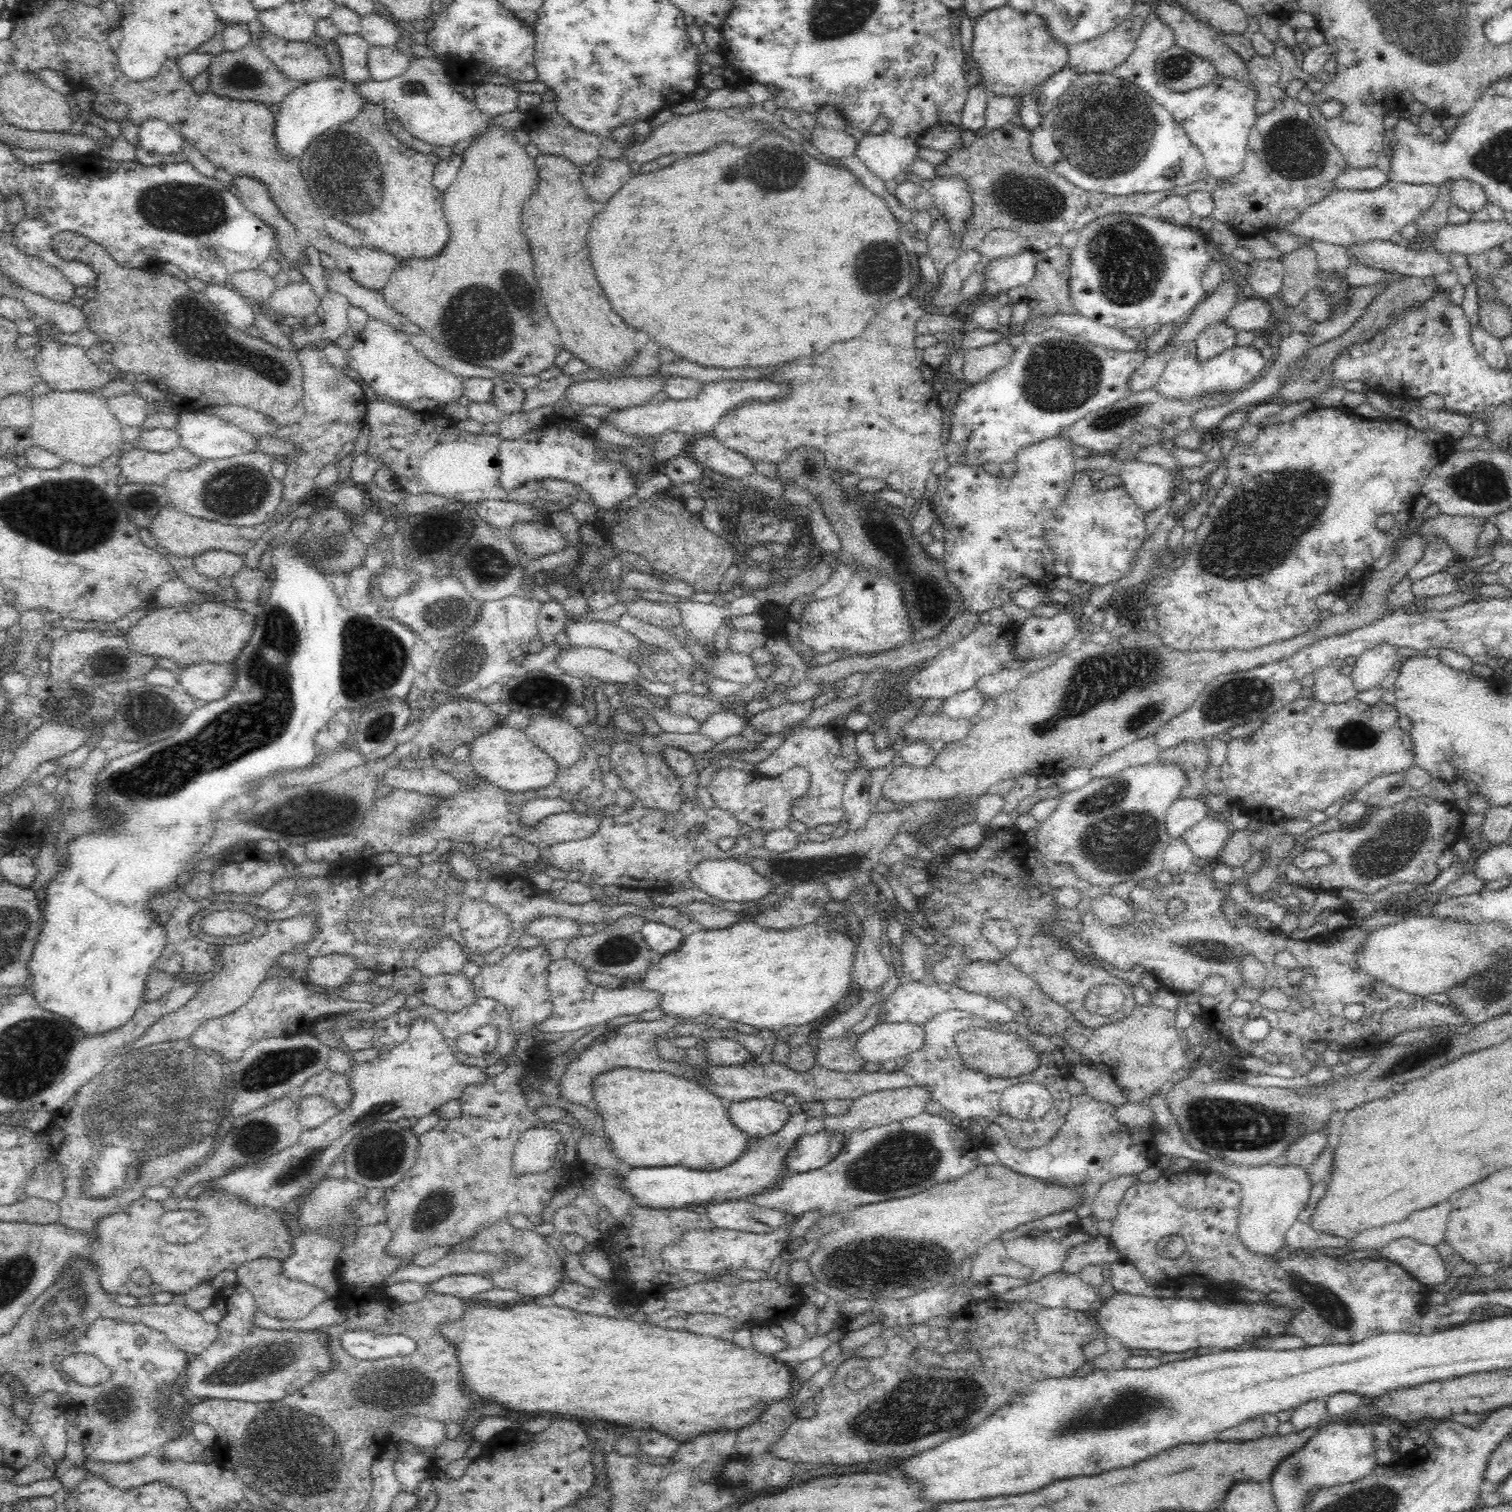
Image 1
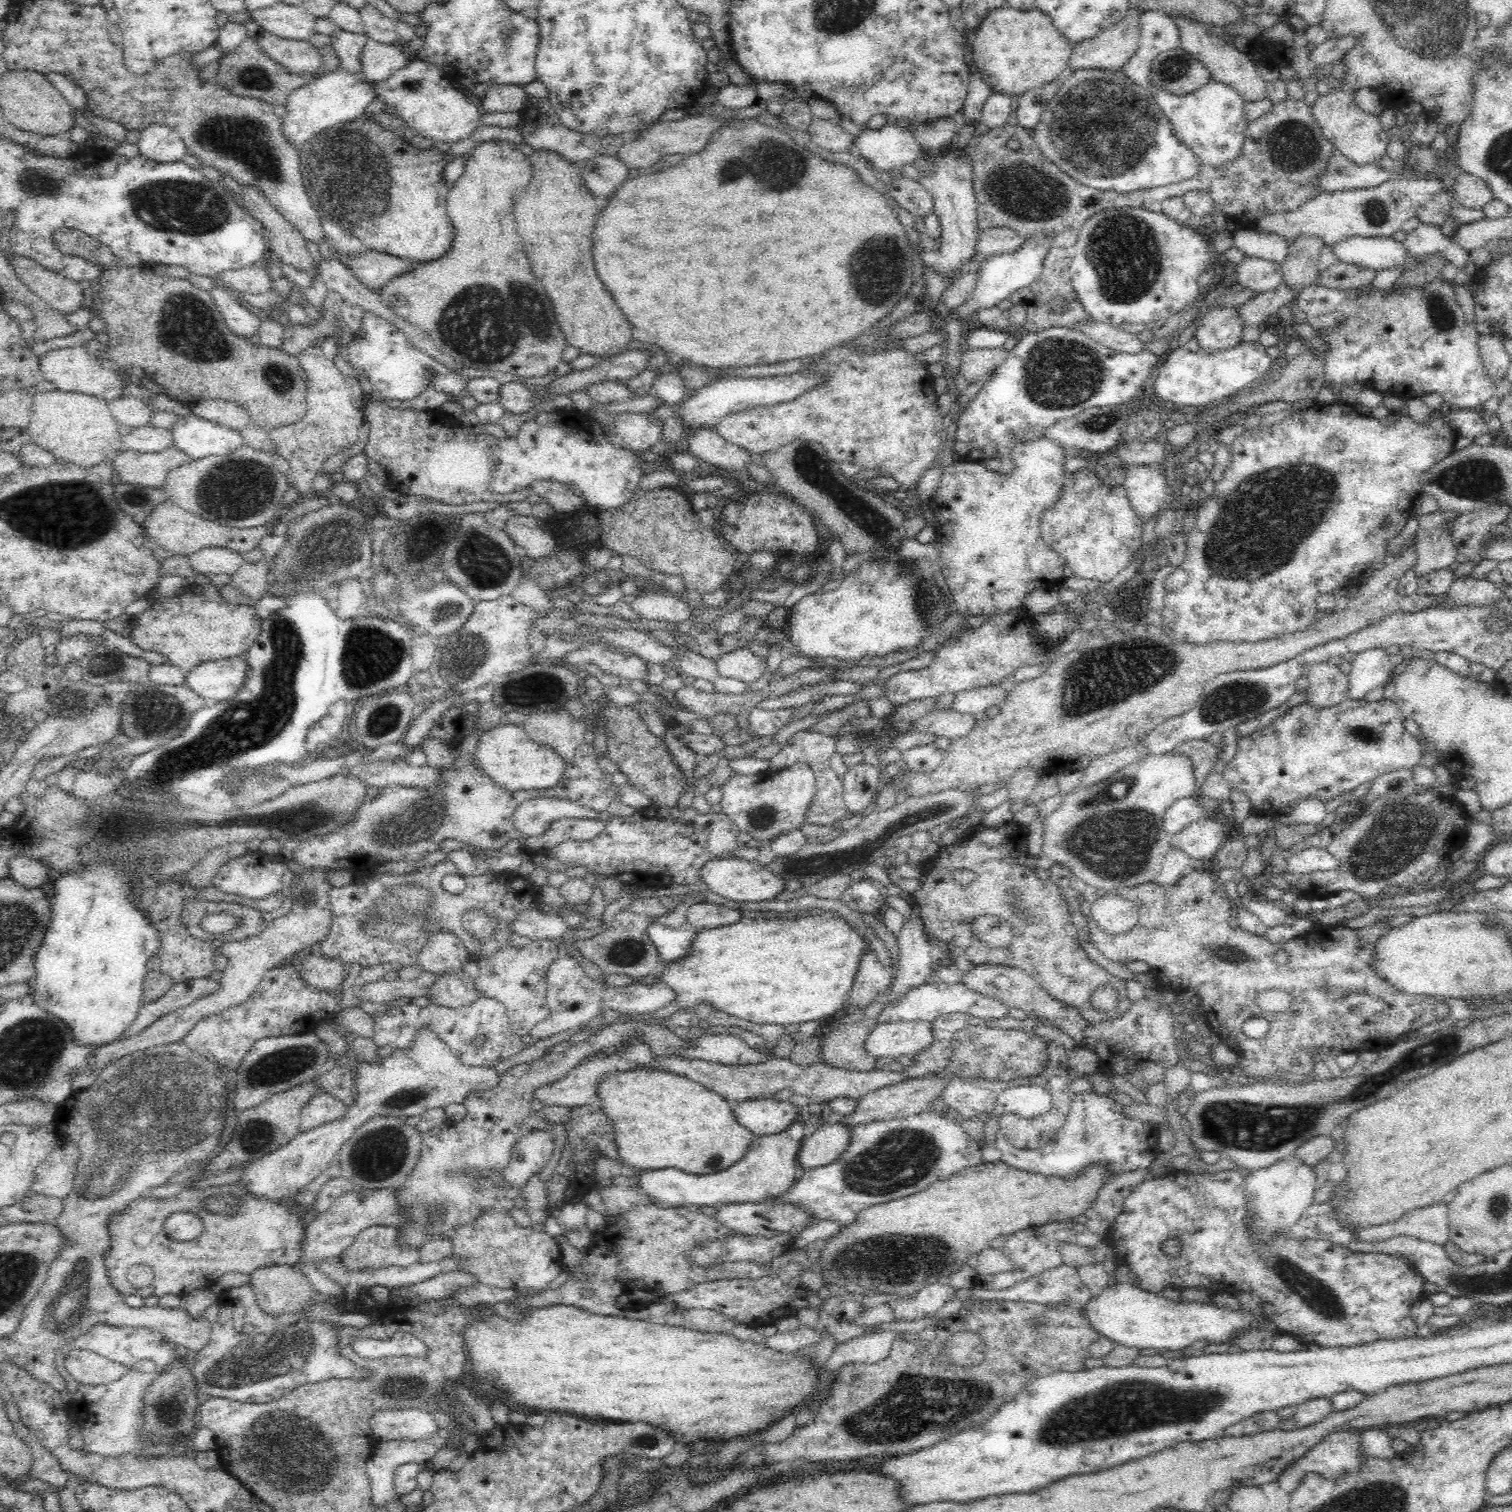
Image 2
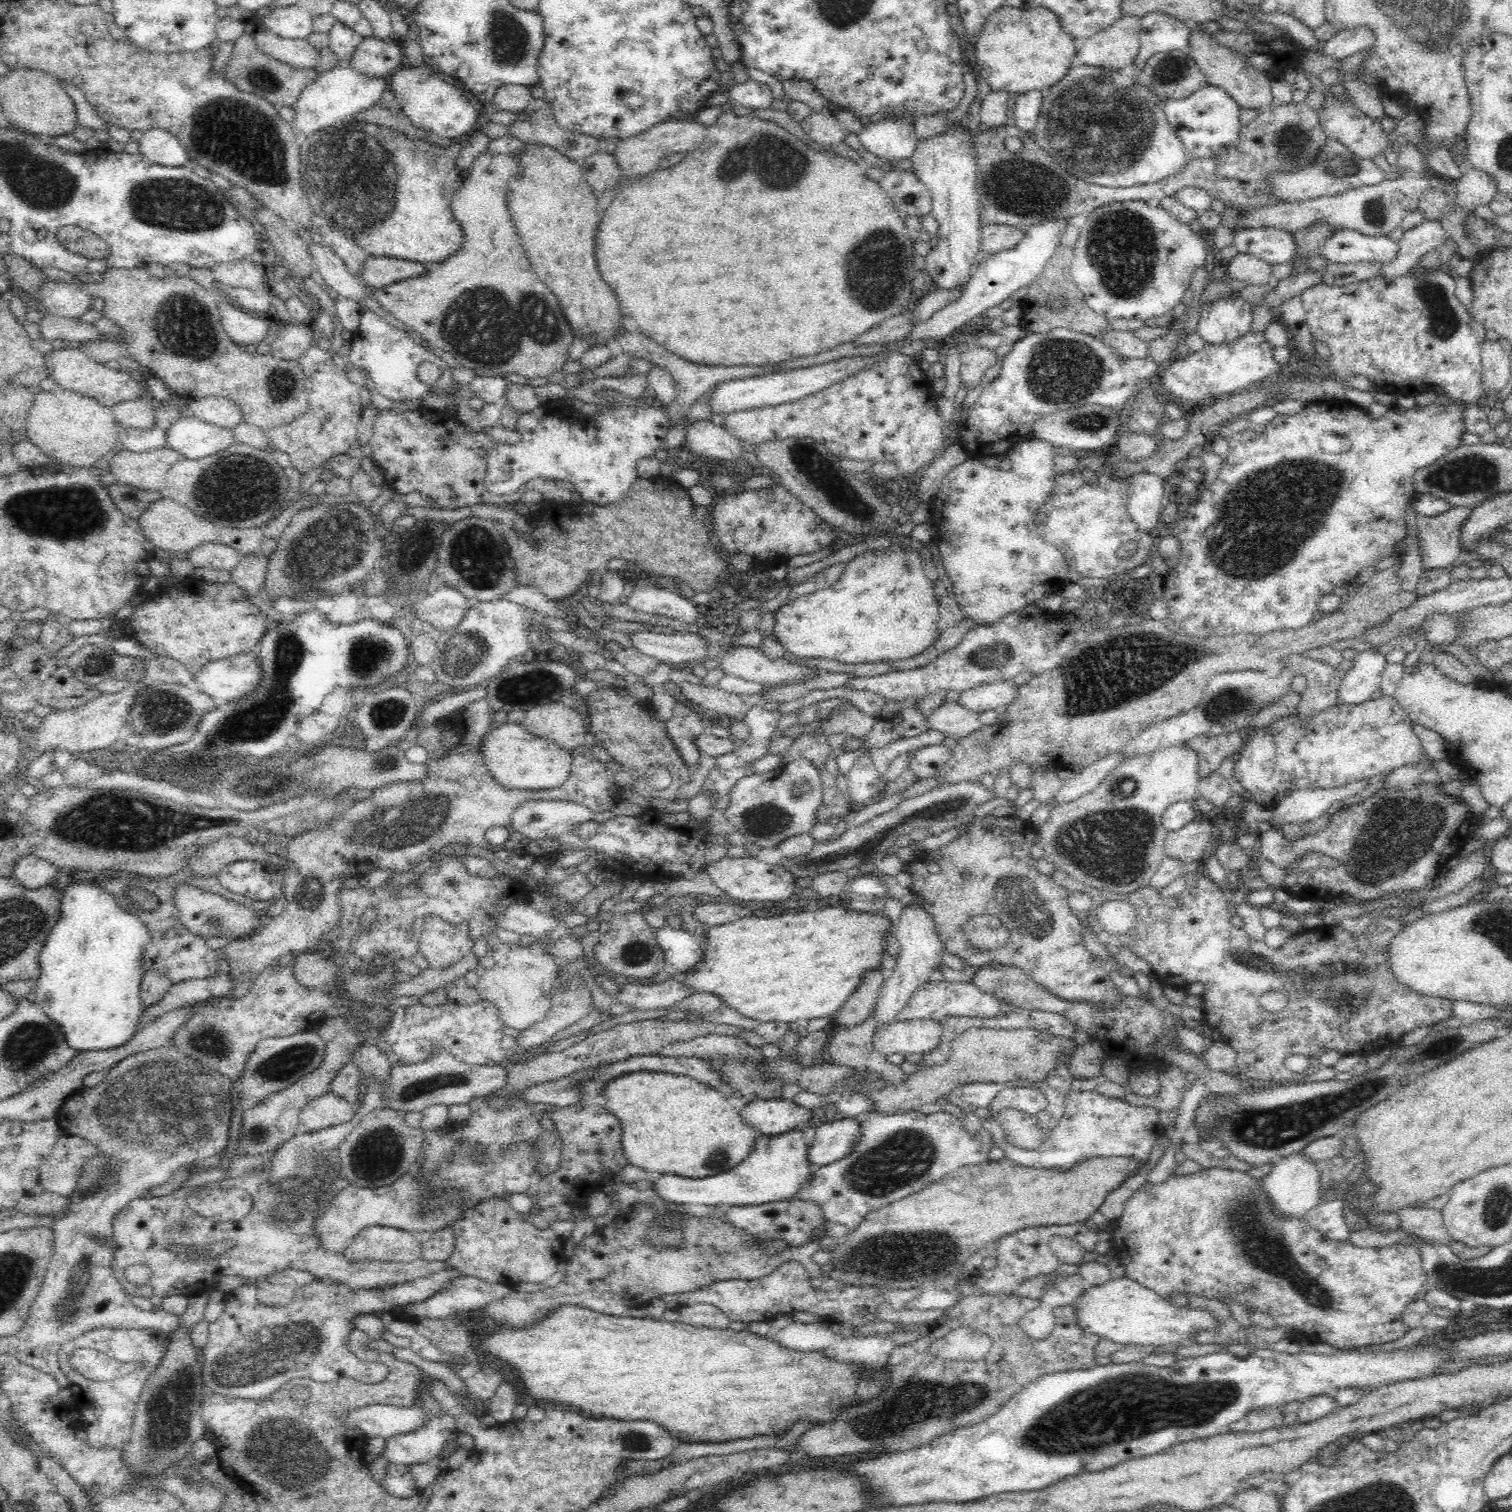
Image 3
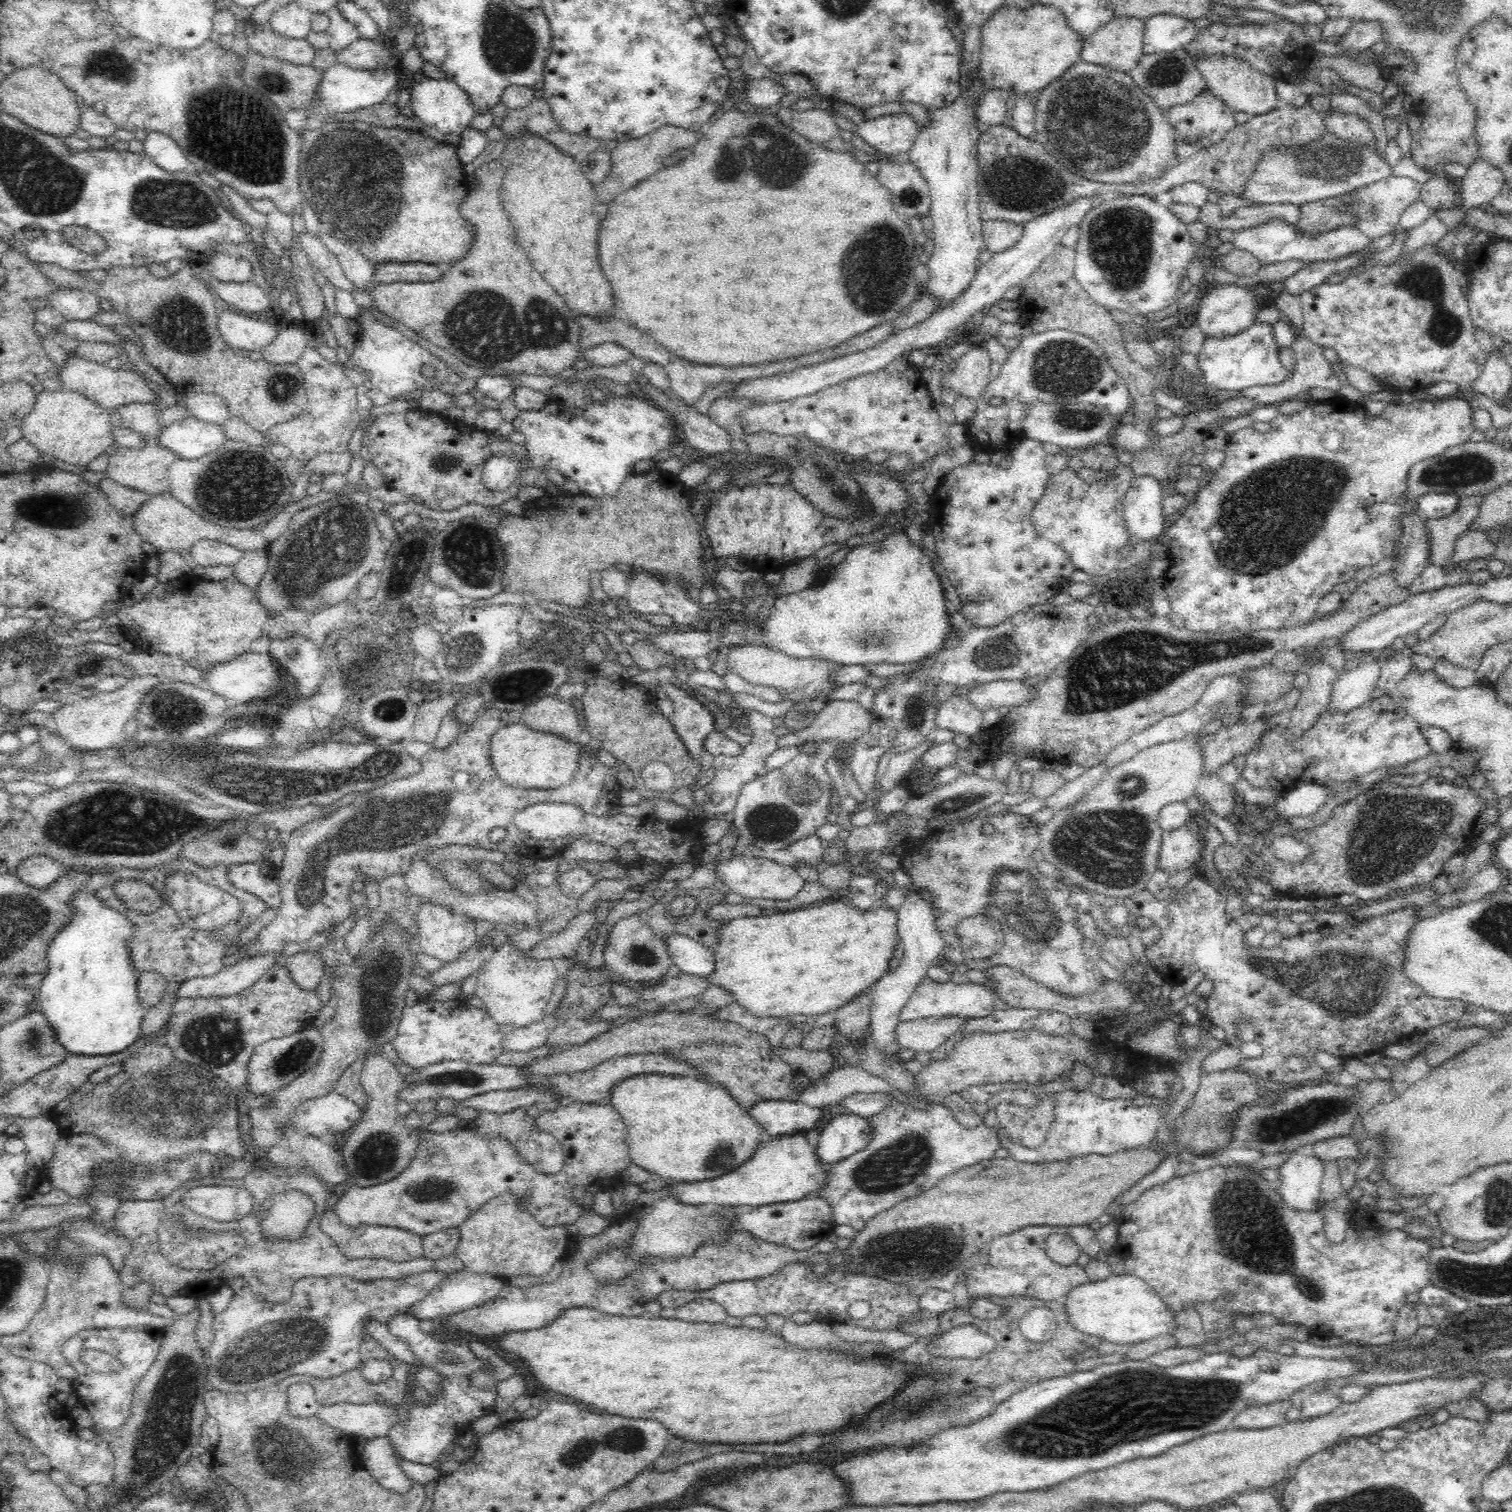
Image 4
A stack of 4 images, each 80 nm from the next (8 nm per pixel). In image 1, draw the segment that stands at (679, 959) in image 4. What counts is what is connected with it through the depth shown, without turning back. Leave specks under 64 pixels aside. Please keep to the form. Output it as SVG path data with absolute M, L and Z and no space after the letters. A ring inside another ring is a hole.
M656 921L644 922L640 933L655 956L675 952L685 938L682 931Z

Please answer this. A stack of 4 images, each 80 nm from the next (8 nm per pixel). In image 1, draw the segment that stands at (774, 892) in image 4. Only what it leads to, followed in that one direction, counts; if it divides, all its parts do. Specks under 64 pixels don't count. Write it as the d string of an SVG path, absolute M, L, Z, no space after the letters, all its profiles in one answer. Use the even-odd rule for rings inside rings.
M709 859L700 862L689 872L689 878L693 887L717 901L724 902L748 903L765 897L773 888L773 885L766 878L758 876L748 864L730 859Z

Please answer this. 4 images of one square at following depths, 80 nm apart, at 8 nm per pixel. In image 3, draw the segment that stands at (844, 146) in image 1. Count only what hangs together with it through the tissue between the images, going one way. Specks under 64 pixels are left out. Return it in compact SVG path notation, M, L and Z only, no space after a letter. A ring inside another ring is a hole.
M810 113L801 126L813 142L820 146L836 146L844 143L848 132L839 125L833 114Z

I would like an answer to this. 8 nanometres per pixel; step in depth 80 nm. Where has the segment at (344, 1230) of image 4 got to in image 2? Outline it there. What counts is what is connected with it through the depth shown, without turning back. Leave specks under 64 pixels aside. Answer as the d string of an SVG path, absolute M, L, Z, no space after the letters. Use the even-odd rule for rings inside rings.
M374 1225L358 1233L339 1257L348 1271L373 1271L389 1266L409 1265L417 1254L410 1246L398 1245L400 1232L391 1226Z

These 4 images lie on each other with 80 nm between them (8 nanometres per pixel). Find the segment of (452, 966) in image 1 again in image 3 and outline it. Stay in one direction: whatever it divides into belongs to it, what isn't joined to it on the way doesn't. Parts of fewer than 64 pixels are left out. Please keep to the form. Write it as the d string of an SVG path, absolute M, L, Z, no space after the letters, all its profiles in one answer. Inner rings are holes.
M428 916L421 929L418 953L433 970L454 966L471 953L472 939L468 937L469 925L465 922L452 925L438 916Z

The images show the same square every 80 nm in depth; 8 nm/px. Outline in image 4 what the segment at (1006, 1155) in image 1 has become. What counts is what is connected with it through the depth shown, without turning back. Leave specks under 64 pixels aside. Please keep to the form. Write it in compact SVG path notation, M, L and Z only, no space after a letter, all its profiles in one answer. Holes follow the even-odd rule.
M1067 1088L1063 1092L1053 1093L1051 1097L1056 1116L1048 1129L1045 1141L1035 1149L1014 1143L998 1123L993 1110L988 1110L982 1117L984 1125L996 1131L1000 1146L1008 1151L1010 1158L1021 1163L1040 1164L1064 1162L1086 1155L1108 1156L1115 1152L1147 1147L1152 1145L1158 1123L1164 1116L1161 1108L1149 1101L1144 1106L1136 1106L1130 1098L1104 1100L1092 1094L1087 1088L1082 1090Z

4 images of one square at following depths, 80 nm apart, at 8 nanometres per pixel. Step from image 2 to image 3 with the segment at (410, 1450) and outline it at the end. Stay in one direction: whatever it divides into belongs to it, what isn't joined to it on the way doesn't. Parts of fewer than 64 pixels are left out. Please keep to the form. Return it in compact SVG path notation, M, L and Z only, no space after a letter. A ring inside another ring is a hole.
M444 1414L442 1416L434 1418L430 1417L425 1425L417 1431L398 1434L398 1436L392 1436L386 1439L384 1447L381 1453L375 1457L371 1462L366 1462L366 1468L376 1483L385 1490L385 1478L387 1477L387 1468L391 1464L411 1465L411 1464L431 1464L432 1459L436 1459L440 1456L440 1451L444 1448L446 1442L454 1439L458 1434L454 1417L450 1414Z

